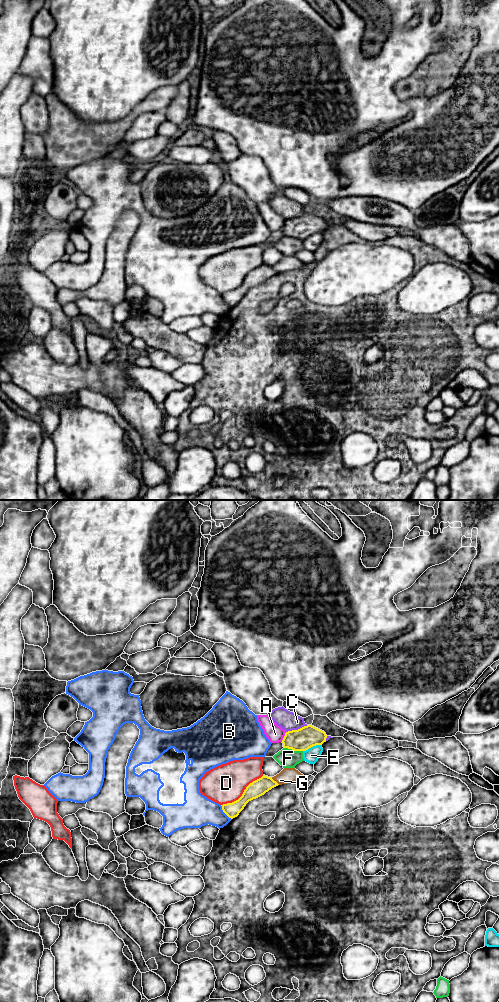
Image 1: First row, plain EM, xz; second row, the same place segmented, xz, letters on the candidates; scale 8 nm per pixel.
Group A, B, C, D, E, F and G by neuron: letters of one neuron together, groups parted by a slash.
A / B / C / D / E / F / G

